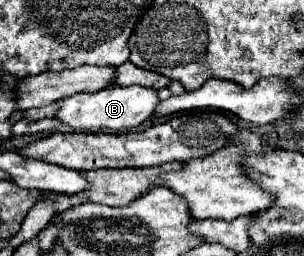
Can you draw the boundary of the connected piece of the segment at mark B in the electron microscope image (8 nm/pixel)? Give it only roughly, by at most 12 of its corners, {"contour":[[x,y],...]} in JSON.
{"contour":[[108,86],[64,98],[56,118],[76,130],[136,128],[154,88]]}

